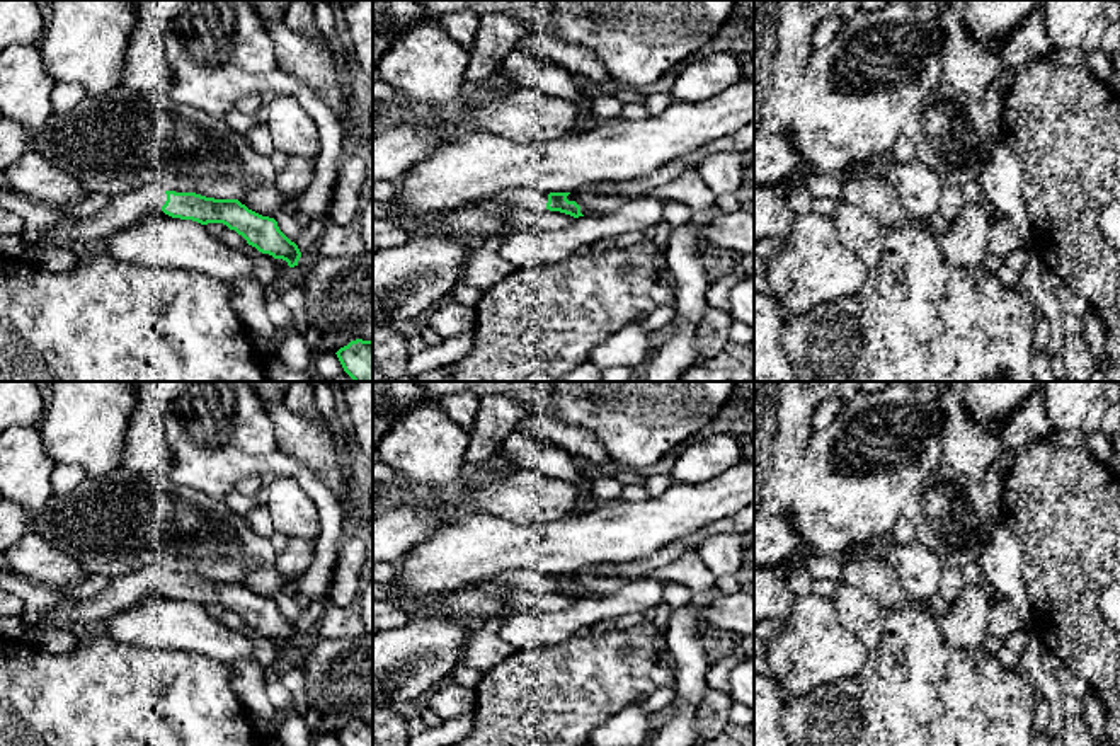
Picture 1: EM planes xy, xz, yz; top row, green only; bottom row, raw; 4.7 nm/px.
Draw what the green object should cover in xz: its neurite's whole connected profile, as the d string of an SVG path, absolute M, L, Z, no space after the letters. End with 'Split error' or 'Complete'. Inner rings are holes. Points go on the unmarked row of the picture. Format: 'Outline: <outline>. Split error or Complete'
Outline: M516 569L497 572L490 581L497 581L512 591L531 591L531 593L560 593L574 600L584 598L580 588L575 582L569 582L570 574L541 574L531 569Z. Split error

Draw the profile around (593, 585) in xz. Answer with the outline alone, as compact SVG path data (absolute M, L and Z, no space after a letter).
M596 565L597 571L591 572L589 567L572 572L567 581L575 582L580 588L584 598L603 600L614 596L625 584L633 581L626 576L604 576Z

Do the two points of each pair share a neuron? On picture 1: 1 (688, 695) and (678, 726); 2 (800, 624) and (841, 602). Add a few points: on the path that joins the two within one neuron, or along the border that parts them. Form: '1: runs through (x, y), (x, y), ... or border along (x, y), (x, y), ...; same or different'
1: runs through (686, 702), (683, 719); same
2: border along (829, 600), (838, 620), (857, 634); different

